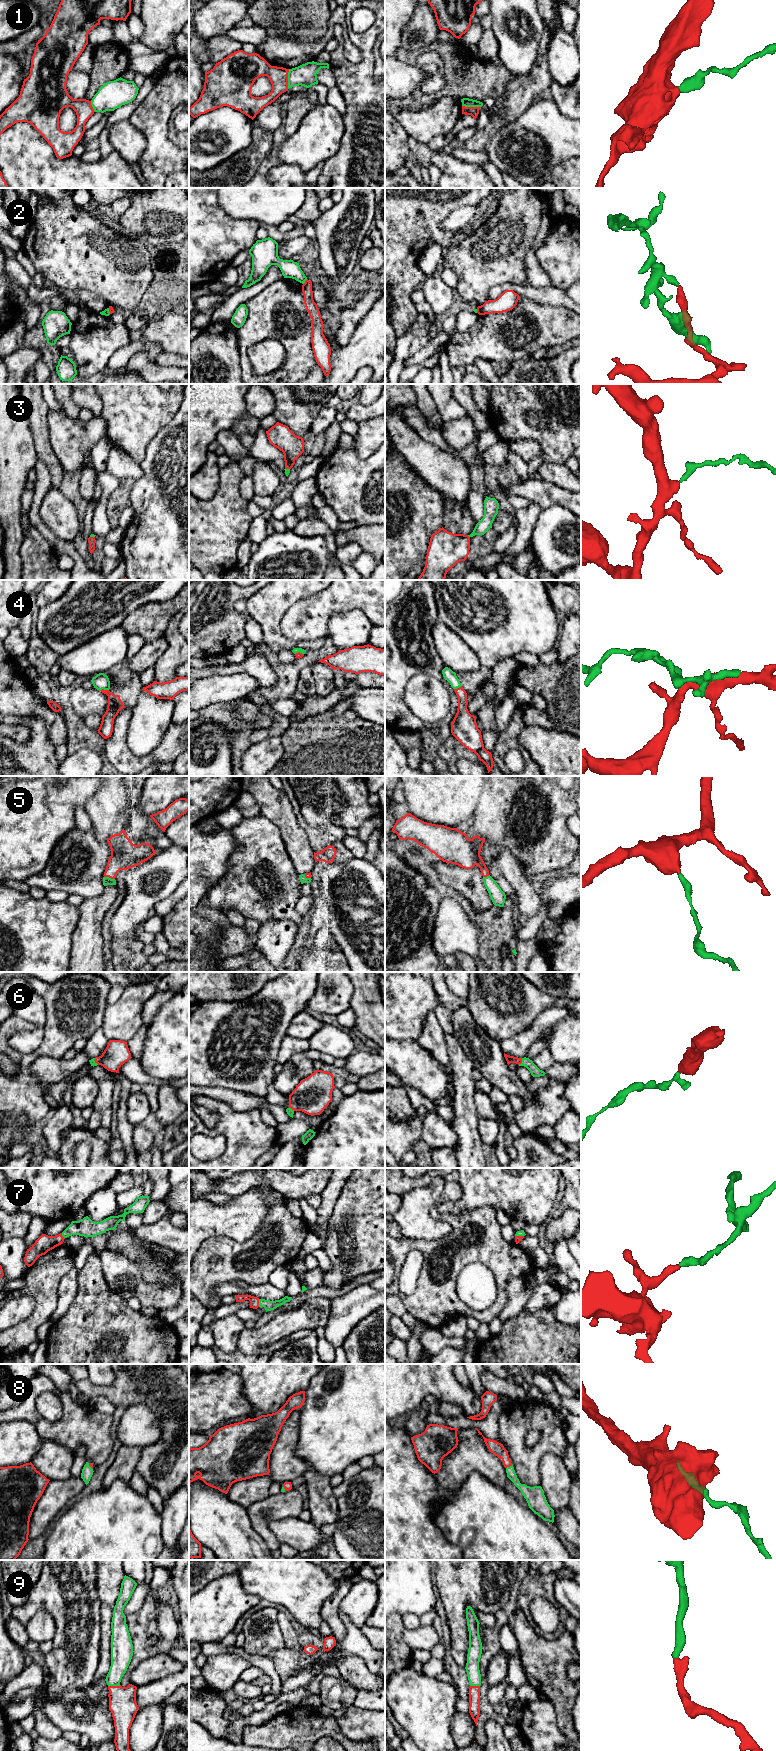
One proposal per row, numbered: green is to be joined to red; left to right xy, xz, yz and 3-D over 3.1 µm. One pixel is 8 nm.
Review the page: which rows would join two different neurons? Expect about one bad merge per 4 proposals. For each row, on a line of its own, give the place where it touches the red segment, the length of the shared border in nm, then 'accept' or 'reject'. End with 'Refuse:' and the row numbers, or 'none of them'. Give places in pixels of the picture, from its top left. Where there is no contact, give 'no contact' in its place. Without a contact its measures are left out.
1: meets red in xz at (287, 79); contact 160 nm long; reject
2: meets red in xz at (305, 282); contact 60 nm long; reject
3: meets red in yz at (468, 536); contact 30 nm long; accept
4: meets red in xy at (103, 689); contact 80 nm long; accept
5: meets red in xy at (109, 877); contact 90 nm long; accept
6: meets red in yz at (521, 1062); contact 70 nm long; accept
7: meets red in xz at (258, 1303); contact 60 nm long; accept
8: meets red in yz at (509, 1466); contact 60 nm long; accept
9: meets red in xy at (114, 1686); contact 100 nm long; accept
Refuse: 1, 2

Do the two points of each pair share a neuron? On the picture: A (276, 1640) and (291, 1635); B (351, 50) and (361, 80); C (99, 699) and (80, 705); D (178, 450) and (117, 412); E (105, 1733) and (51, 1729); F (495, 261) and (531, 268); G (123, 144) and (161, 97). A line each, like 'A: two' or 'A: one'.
A: two
B: two
C: one
D: two
E: two
F: two
G: two

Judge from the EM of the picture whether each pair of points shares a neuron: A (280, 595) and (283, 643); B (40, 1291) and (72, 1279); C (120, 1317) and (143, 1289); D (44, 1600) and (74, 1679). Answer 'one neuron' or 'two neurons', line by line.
A: one neuron
B: two neurons
C: two neurons
D: one neuron

